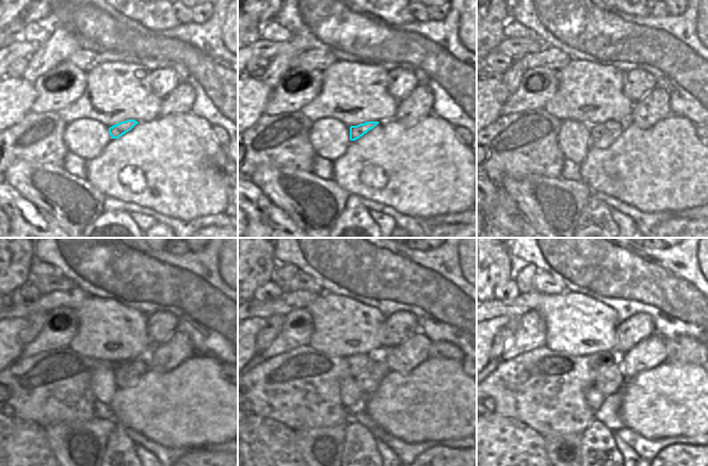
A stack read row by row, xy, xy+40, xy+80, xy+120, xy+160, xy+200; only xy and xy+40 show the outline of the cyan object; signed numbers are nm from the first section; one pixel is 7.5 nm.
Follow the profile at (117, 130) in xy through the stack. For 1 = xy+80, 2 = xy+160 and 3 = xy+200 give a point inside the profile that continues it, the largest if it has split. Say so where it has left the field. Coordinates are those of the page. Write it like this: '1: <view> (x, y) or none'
1: xy+80 (601, 134)
2: xy+160 (368, 380)
3: xy+200 (610, 380)

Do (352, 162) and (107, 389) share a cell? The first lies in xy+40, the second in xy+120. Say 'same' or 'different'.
different

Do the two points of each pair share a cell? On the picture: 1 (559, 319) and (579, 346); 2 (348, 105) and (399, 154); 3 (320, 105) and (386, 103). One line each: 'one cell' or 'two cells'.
1: one cell
2: two cells
3: one cell

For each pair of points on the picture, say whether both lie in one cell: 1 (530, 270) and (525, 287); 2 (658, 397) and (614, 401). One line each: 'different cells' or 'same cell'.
1: same cell
2: different cells

